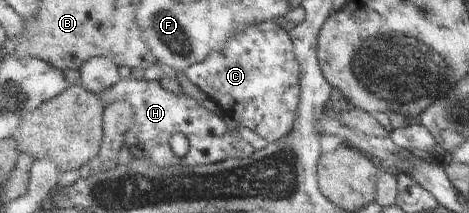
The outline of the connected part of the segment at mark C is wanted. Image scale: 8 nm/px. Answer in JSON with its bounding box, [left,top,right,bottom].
[184,21,301,144]

